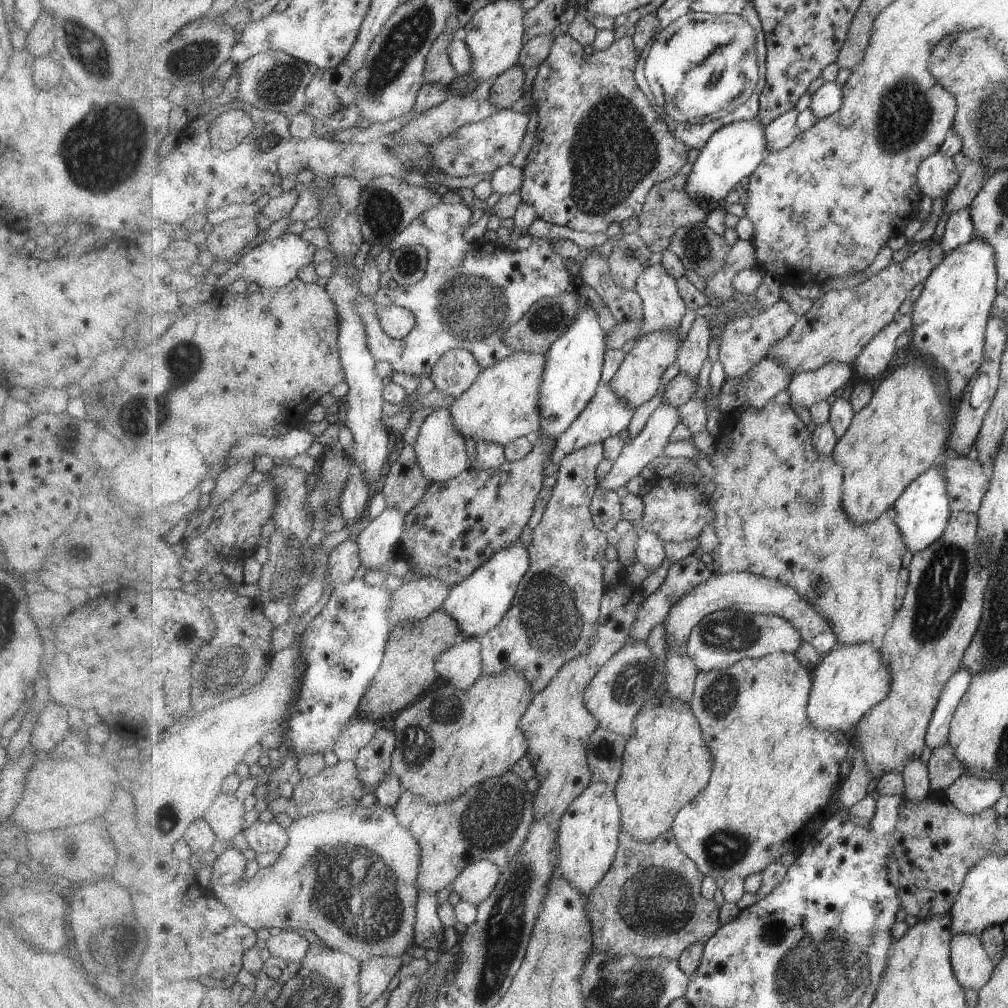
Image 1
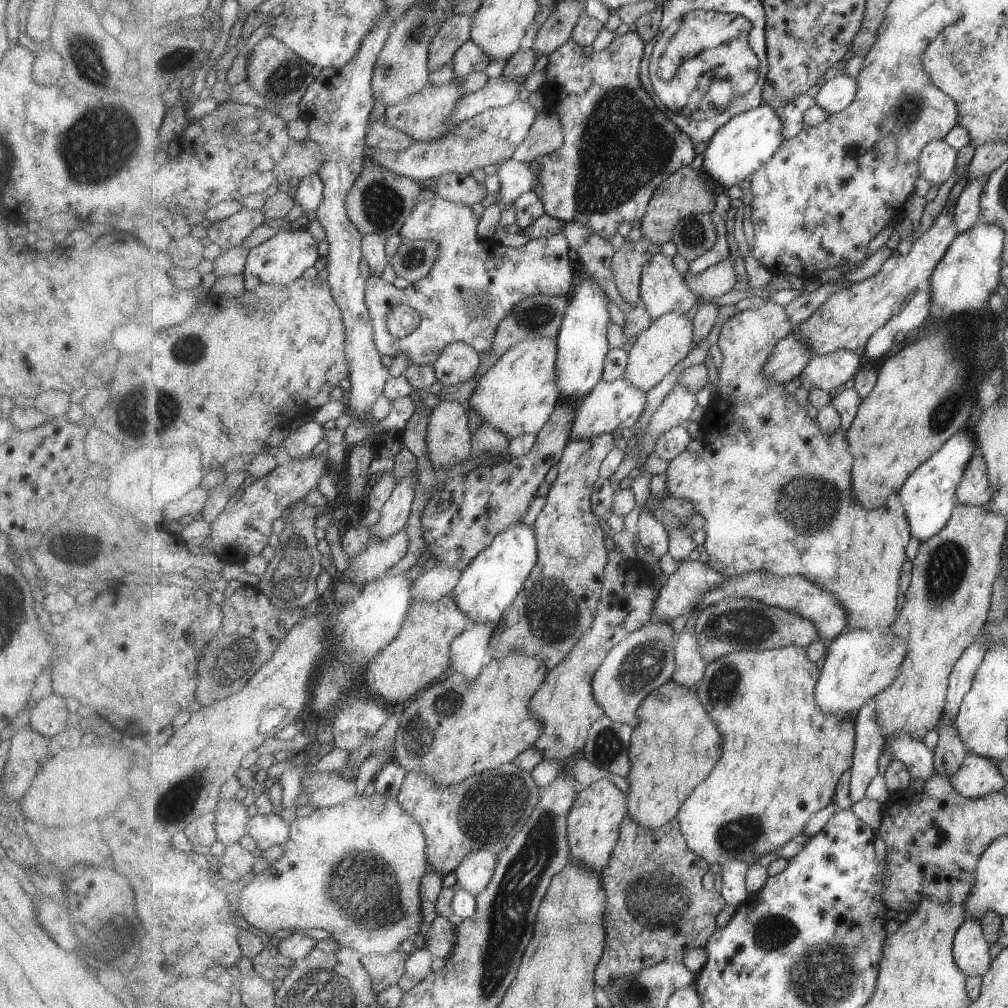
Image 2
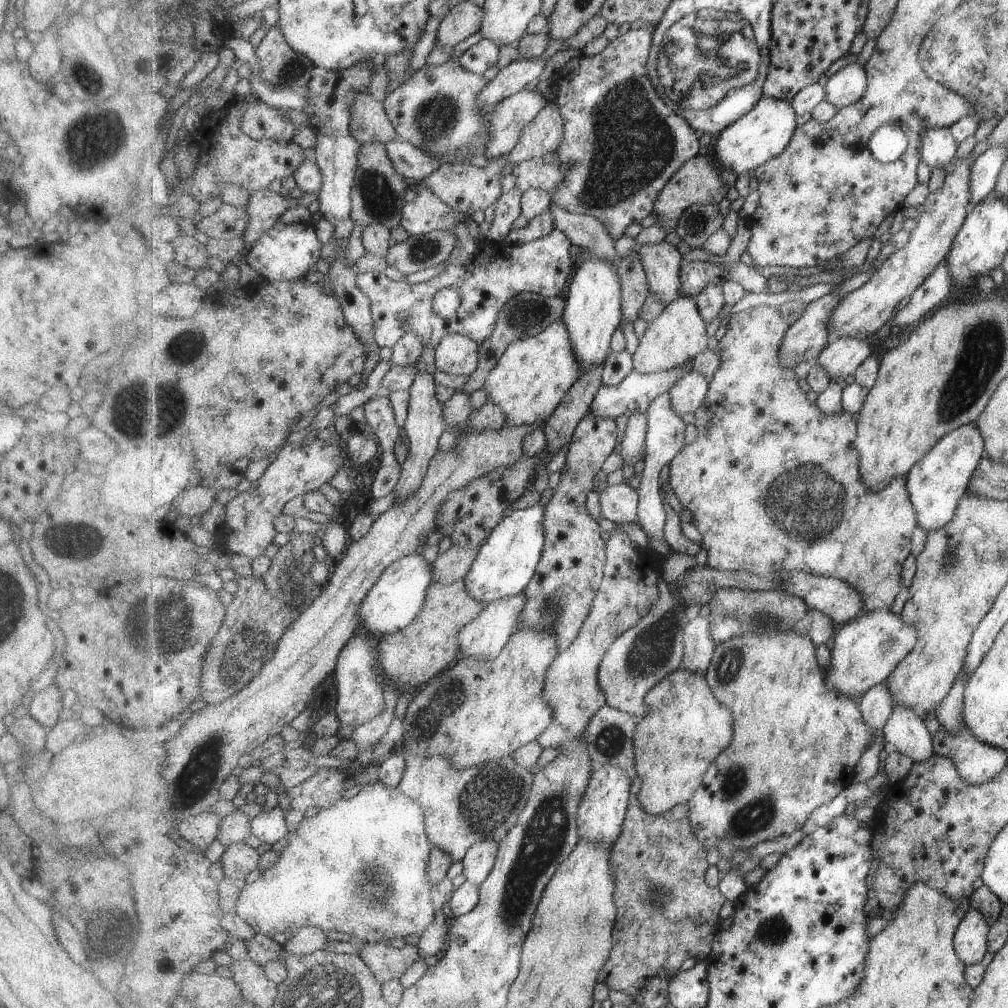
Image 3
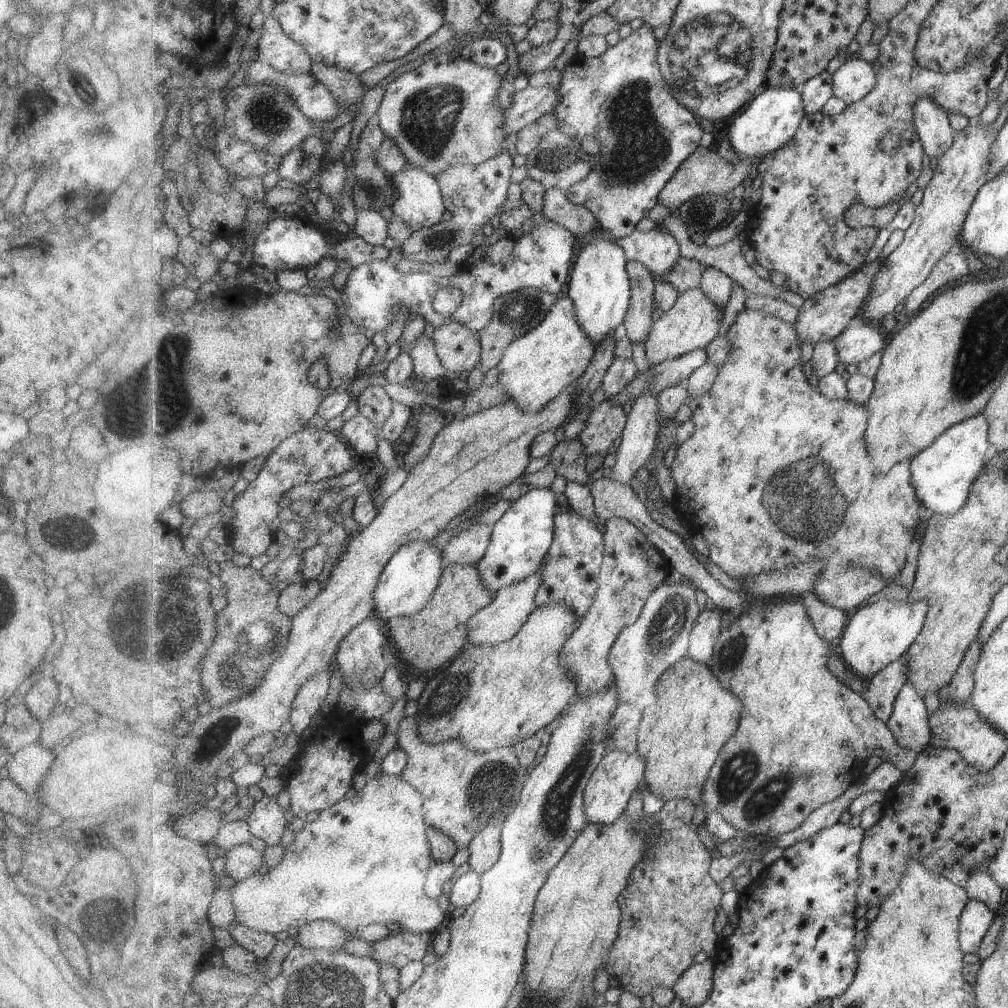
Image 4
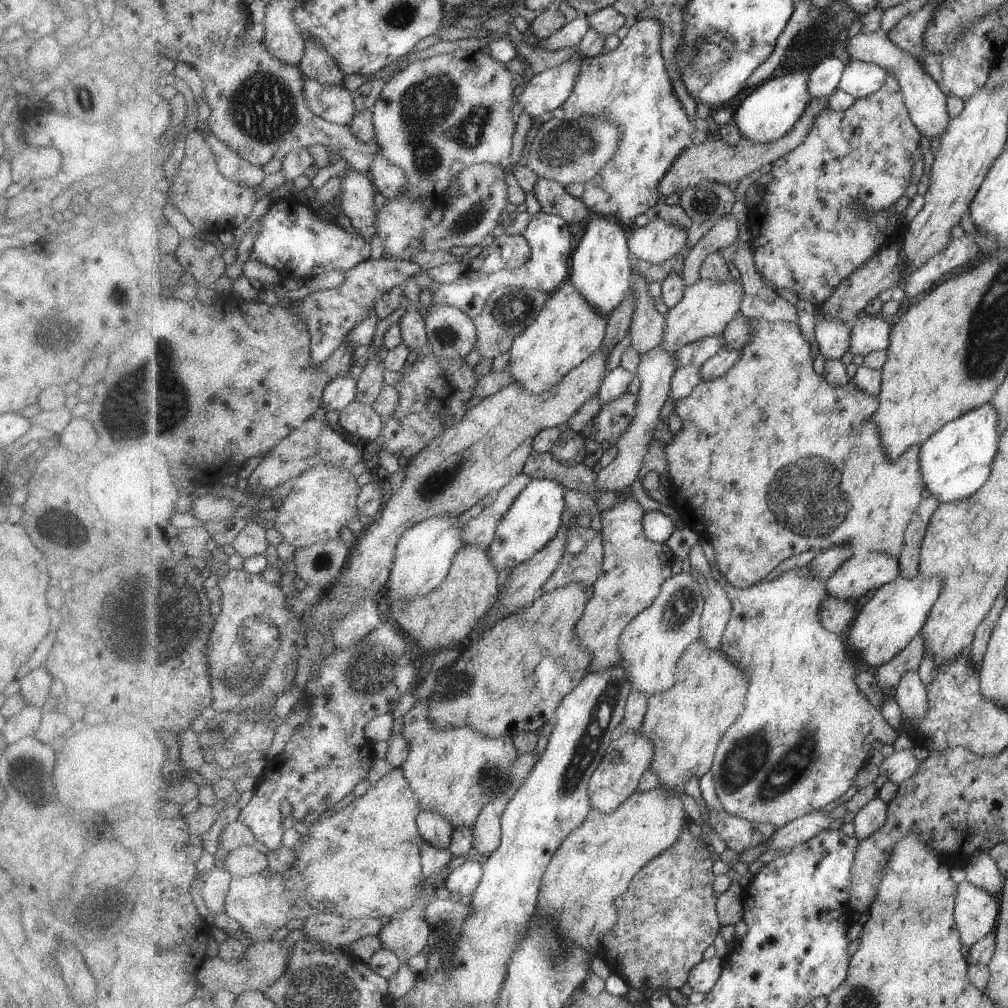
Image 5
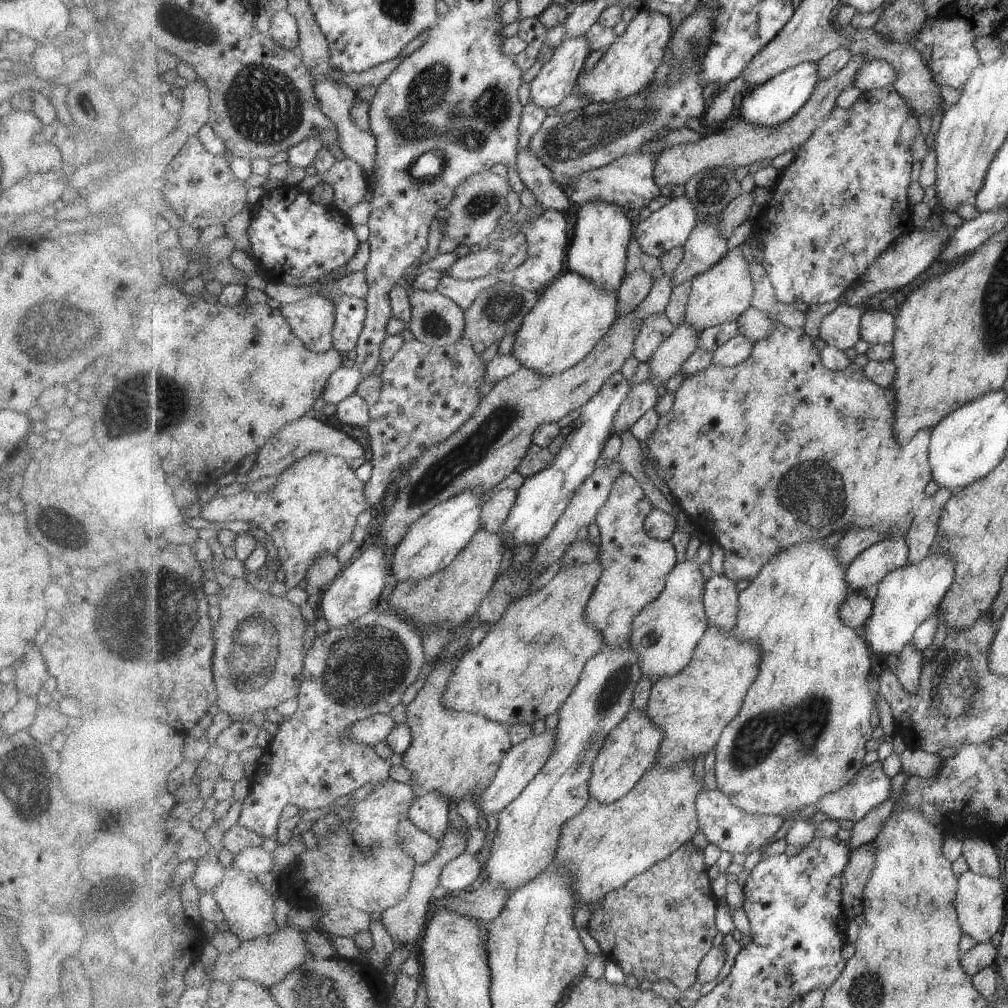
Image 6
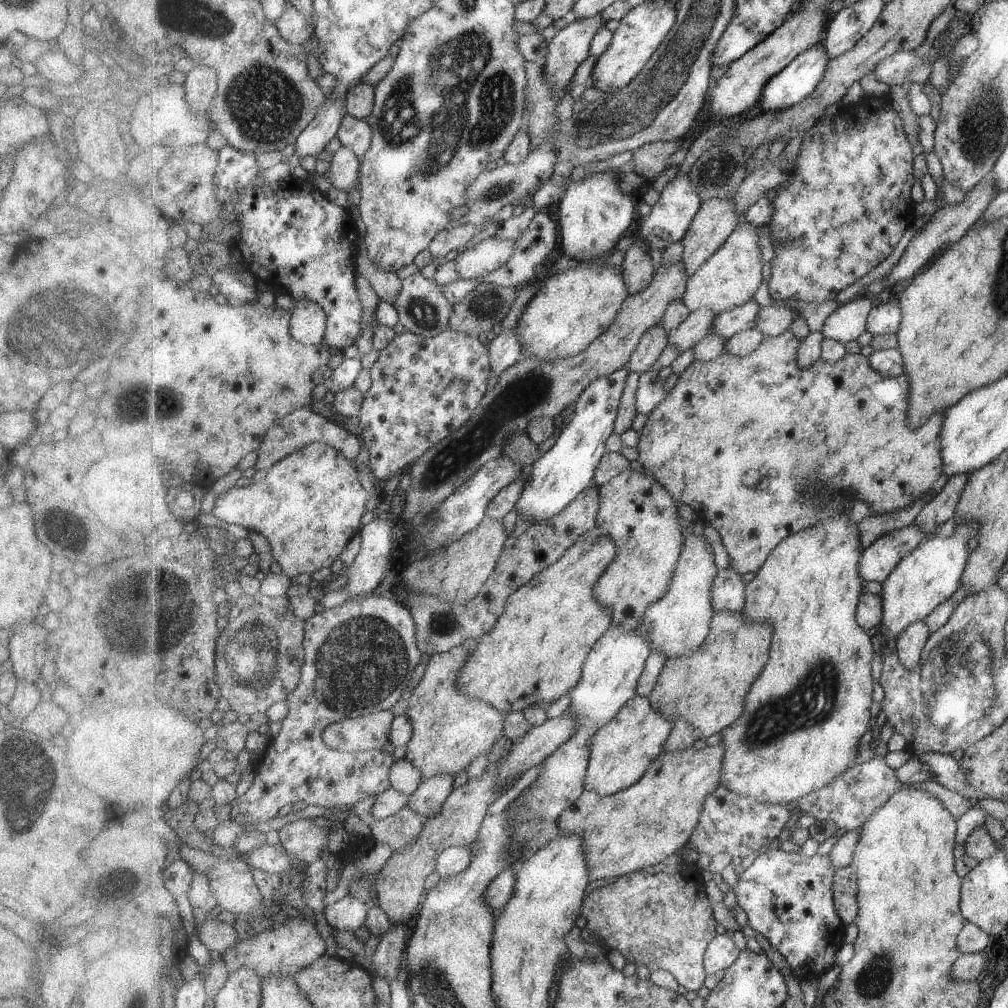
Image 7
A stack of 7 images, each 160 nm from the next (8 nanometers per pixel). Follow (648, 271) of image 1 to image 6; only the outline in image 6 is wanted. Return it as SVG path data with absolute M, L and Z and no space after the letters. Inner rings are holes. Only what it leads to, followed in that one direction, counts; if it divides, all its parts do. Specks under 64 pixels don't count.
M683 194L646 219L636 221L634 236L645 254L660 259L677 247L684 247L697 226L697 209Z

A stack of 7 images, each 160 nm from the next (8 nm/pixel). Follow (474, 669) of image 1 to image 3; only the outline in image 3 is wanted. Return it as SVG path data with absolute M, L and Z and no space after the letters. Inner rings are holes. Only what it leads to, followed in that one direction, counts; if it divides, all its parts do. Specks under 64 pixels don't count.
M521 592L517 596L507 596L495 600L485 606L481 615L463 628L460 634L461 653L464 657L479 658L479 660L495 660L507 647L511 638L521 628L523 612L527 606L527 594Z

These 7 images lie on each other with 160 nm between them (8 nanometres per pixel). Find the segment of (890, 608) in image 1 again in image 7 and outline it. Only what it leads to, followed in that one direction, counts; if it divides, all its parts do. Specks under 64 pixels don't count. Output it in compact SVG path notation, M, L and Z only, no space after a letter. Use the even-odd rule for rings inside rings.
M789 330L779 337L765 337L761 347L745 357L725 352L715 360L693 360L681 373L678 383L670 390L667 399L649 414L647 426L638 433L637 463L640 468L659 480L659 483L672 493L675 500L691 507L704 523L705 528L701 536L706 538L709 544L722 546L730 557L729 567L739 574L760 572L773 550L786 540L789 534L795 534L809 526L817 526L821 522L835 518L836 515L843 514L856 500L866 503L874 511L873 514L891 514L903 510L921 496L928 494L931 486L941 478L941 474L944 474L940 435L943 431L945 413L933 414L931 419L917 430L909 426L911 382L907 374L881 374L869 364L869 358L863 354L847 354L843 360L835 363L821 359L813 366L803 368L797 362L797 350L801 344L801 340L795 338L793 330Z

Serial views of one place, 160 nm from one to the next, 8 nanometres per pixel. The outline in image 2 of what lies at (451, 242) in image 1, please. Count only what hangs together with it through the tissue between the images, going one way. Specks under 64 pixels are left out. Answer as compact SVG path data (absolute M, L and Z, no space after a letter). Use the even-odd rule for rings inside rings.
M439 196L421 201L413 214L402 226L400 235L407 241L435 241L440 246L440 253L432 271L420 281L411 283L404 289L395 288L391 283L379 277L369 276L366 287L366 303L375 329L374 341L379 352L396 359L405 355L412 365L433 366L441 353L453 343L467 343L475 347L481 354L487 353L493 346L500 324L508 318L516 306L525 298L533 295L569 296L575 286L575 274L571 268L571 247L562 232L551 238L531 239L520 249L503 246L494 239L485 240L478 235L480 218L475 215L471 206L457 204ZM399 304L411 306L419 312L421 324L409 335L395 340L387 331L387 316Z

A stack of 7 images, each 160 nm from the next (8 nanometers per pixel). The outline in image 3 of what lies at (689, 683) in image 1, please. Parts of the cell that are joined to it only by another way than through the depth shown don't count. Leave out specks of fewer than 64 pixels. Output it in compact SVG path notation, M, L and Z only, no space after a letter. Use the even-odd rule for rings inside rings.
M695 617L684 628L685 654L681 669L704 675L711 666L716 644L708 617Z

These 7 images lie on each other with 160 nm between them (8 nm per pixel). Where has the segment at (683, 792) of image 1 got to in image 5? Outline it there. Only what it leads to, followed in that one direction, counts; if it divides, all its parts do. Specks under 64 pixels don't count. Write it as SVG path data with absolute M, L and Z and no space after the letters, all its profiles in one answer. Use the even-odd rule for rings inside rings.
M697 640L684 652L678 664L676 683L668 691L648 699L648 711L642 724L641 733L655 745L656 756L649 770L658 776L659 785L674 791L682 791L683 786L693 776L699 780L712 771L717 747L720 746L725 732L745 712L747 695L748 678L720 650L710 649L701 640Z

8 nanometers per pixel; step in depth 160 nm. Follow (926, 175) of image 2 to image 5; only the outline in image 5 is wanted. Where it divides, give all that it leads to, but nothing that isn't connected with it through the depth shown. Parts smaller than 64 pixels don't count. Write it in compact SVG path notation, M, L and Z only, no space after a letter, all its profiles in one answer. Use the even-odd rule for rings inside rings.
M879 29L874 33L866 33L862 37L849 40L846 52L849 54L851 60L881 65L898 78L912 121L920 129L922 136L925 136L929 140L933 140L933 138L940 140L947 132L952 121L949 118L949 112L947 112L948 96L937 84L934 77L924 69L924 65L919 62L917 57L914 57L901 47L895 46L889 38L888 33Z

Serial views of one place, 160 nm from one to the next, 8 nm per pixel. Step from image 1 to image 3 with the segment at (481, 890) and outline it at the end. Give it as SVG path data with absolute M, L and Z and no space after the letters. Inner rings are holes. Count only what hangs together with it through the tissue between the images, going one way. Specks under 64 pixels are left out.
M493 840L477 842L465 856L463 874L468 881L481 885L493 871L498 858L500 844Z

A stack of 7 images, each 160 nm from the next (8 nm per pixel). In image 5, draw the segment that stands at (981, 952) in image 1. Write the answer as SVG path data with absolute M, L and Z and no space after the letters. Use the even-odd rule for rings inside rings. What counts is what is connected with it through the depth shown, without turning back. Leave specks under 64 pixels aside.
M967 880L958 888L956 924L965 946L970 948L995 930L1000 918L1000 900Z

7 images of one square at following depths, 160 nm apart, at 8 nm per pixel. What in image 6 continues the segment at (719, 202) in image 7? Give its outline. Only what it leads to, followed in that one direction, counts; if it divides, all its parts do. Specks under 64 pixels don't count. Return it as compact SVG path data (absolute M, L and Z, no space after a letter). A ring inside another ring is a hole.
M706 216L706 222L699 225L695 231L692 232L690 239L684 246L684 259L681 264L675 269L672 276L672 283L674 288L680 284L692 280L697 275L707 272L710 268L719 264L729 252L727 246L727 239L725 235L720 233L720 218Z

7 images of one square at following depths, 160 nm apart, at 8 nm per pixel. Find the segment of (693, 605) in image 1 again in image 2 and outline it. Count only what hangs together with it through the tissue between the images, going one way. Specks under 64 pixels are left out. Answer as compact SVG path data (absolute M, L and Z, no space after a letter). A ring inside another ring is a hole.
M755 571L749 574L729 577L718 587L712 588L712 591L706 592L701 598L696 611L703 612L706 608L720 603L726 598L751 599L765 603L770 607L777 607L791 611L812 620L818 628L821 640L827 644L839 638L847 630L848 612L840 603L840 600L827 589L822 589L813 581L801 575L789 575L780 577L765 571Z

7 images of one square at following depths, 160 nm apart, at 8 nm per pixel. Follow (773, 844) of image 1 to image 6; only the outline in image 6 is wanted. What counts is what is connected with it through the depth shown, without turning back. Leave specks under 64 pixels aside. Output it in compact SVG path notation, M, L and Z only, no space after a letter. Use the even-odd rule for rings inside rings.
M803 540L801 544L793 548L781 551L763 568L757 578L740 593L740 609L737 626L732 630L740 640L753 643L760 647L762 659L760 662L760 675L749 689L745 697L744 706L736 719L733 719L720 742L716 746L715 772L718 780L718 789L724 792L741 810L754 815L777 815L785 819L794 819L805 806L817 804L824 796L839 792L847 787L862 769L863 758L867 754L865 746L873 736L873 694L868 685L868 674L871 673L871 648L858 630L853 630L846 625L840 617L840 608L844 604L847 595L852 592L846 581L846 570L838 559L835 548L825 548L823 541Z

